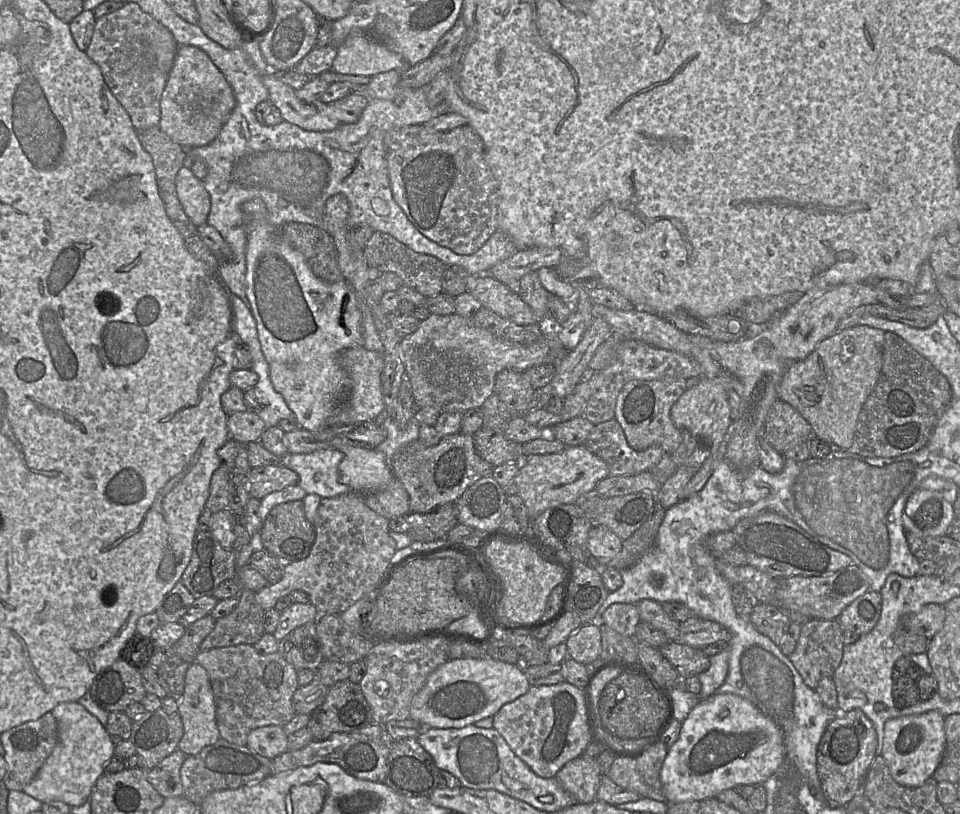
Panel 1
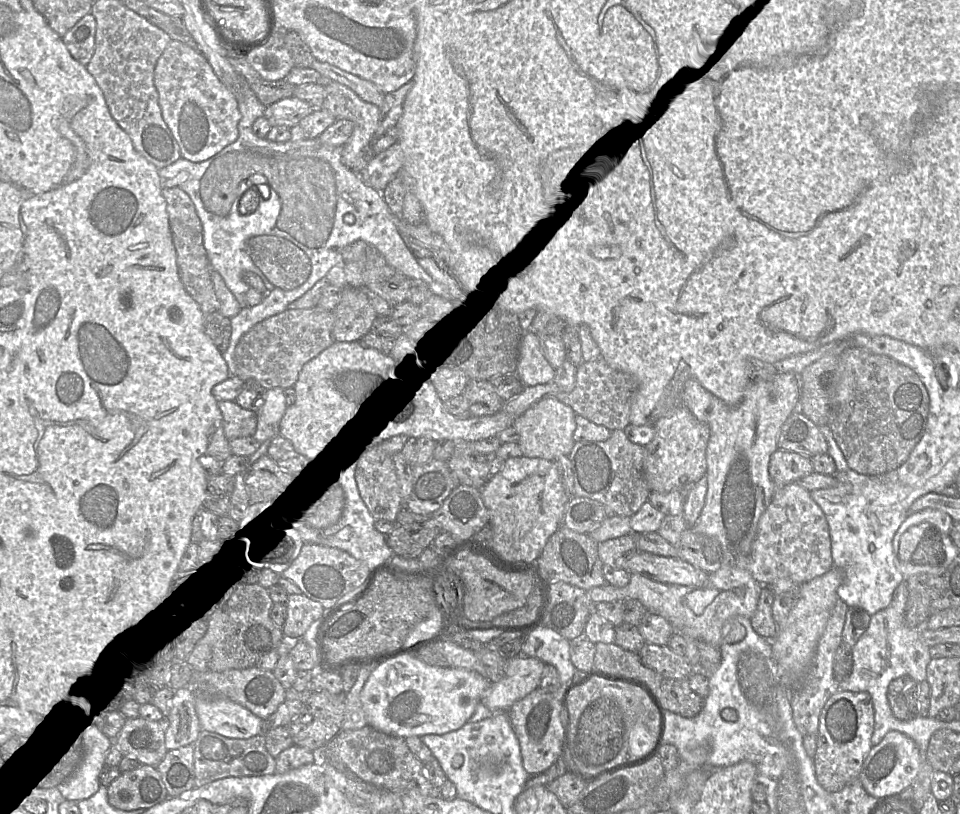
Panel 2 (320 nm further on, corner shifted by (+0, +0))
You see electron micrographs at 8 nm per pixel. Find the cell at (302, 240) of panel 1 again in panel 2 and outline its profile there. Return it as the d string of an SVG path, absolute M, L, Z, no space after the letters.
M278 235L253 236L246 241L246 252L275 288L293 290L311 273L307 254Z

